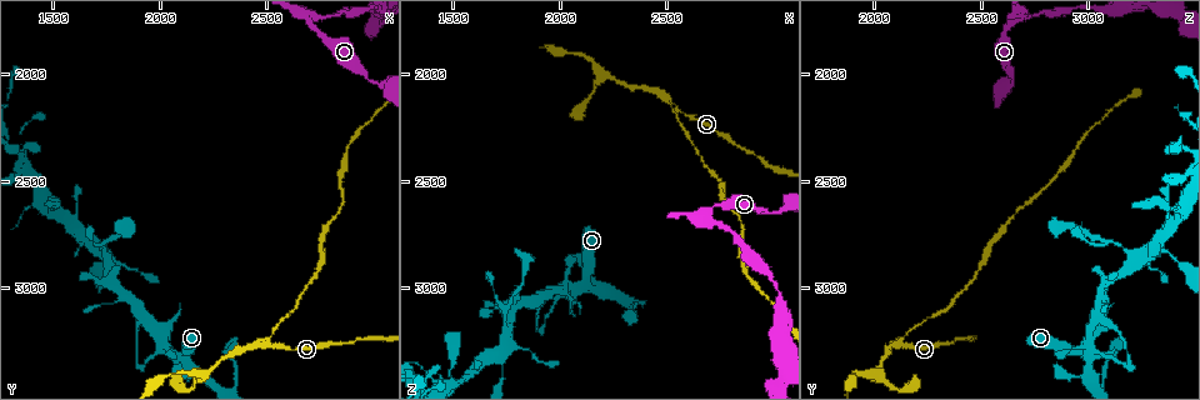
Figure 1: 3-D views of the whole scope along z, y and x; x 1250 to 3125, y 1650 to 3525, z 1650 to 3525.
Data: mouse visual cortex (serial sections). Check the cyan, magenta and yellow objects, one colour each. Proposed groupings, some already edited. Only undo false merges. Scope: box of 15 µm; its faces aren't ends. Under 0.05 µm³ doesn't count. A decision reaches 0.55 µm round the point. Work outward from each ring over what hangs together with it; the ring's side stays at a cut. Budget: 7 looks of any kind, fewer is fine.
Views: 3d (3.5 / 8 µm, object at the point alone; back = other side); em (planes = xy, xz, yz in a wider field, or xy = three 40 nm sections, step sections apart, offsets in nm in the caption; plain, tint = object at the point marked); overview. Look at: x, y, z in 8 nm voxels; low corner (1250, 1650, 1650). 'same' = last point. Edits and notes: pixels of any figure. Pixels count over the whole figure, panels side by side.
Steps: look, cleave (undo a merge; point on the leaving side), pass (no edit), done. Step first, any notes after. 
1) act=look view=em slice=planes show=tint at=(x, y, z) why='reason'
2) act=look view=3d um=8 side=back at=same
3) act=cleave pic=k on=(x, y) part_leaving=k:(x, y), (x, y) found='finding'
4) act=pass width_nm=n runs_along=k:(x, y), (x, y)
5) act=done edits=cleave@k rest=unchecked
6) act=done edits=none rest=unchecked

act=look view=3d um=3.5 at=(2510, 3250, 2110) why='three-way junction'

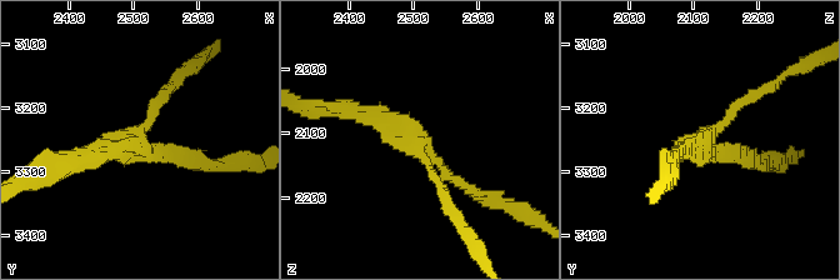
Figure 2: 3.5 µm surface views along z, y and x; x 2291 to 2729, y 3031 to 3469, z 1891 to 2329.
act=look view=em slice=xy step=3 show=tint at=(2505, 3255, 2120) arms=3 arm_widths_nm=150,150,200 why='shape alone is not enough'

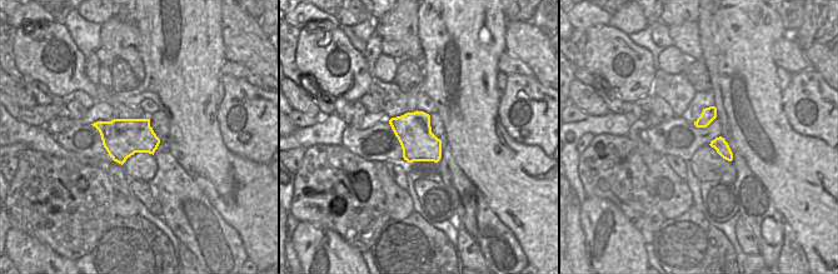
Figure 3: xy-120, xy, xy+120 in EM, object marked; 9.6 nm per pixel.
act=look view=em slice=planes show=tint at=same why='cut it another way'

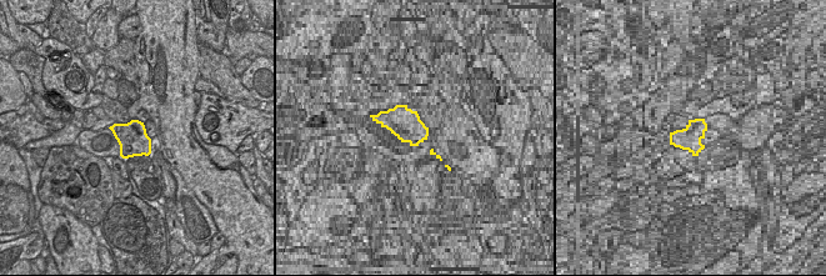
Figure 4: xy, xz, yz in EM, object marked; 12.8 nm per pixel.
act=pass runs_along=2:(479, 195), (379, 115), (345, 109) found='all the same cell'

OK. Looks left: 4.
act=look view=3d um=3.5 at=(1980, 3320, 3060) why='sudden change in width'

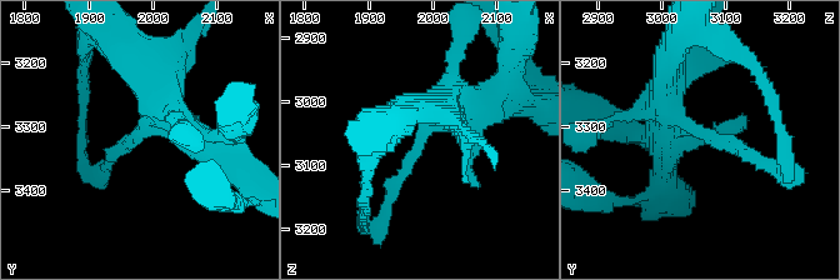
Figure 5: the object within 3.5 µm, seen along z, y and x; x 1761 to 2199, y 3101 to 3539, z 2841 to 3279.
act=look view=em slice=xy step=2 show=tint at=(1980, 3305, 3060)

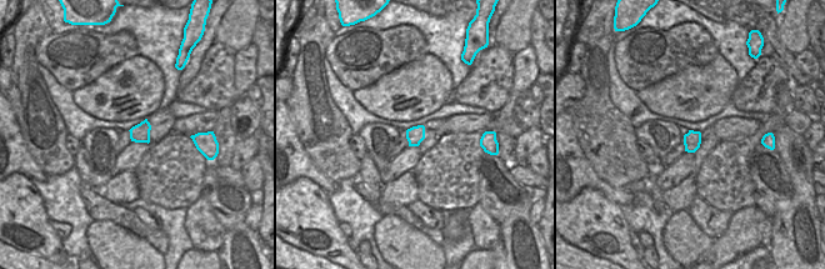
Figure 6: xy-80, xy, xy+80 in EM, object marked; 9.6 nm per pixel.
act=pass runs_along=5:(469, 109), (430, 119), (388, 205) found='all the same cell'

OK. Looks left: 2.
act=done edits=none rest=unchecked

